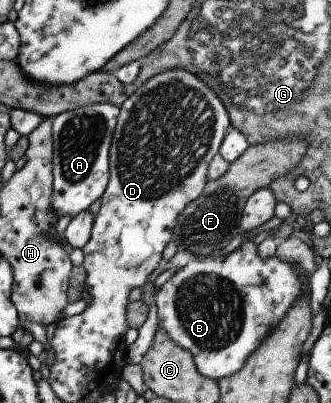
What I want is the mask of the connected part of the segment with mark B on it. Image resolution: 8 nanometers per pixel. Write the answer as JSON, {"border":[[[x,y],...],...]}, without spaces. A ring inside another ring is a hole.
{"border":[[[252,240],[242,243],[226,257],[196,257],[180,267],[154,295],[159,327],[166,331],[172,342],[190,351],[198,371],[204,377],[216,381],[224,379],[244,367],[250,355],[259,349],[302,295],[310,295],[310,290],[306,291],[310,288],[310,276],[306,274],[306,277],[302,277],[302,272],[303,269],[295,266],[291,260],[281,261],[276,255],[262,260]]]}

